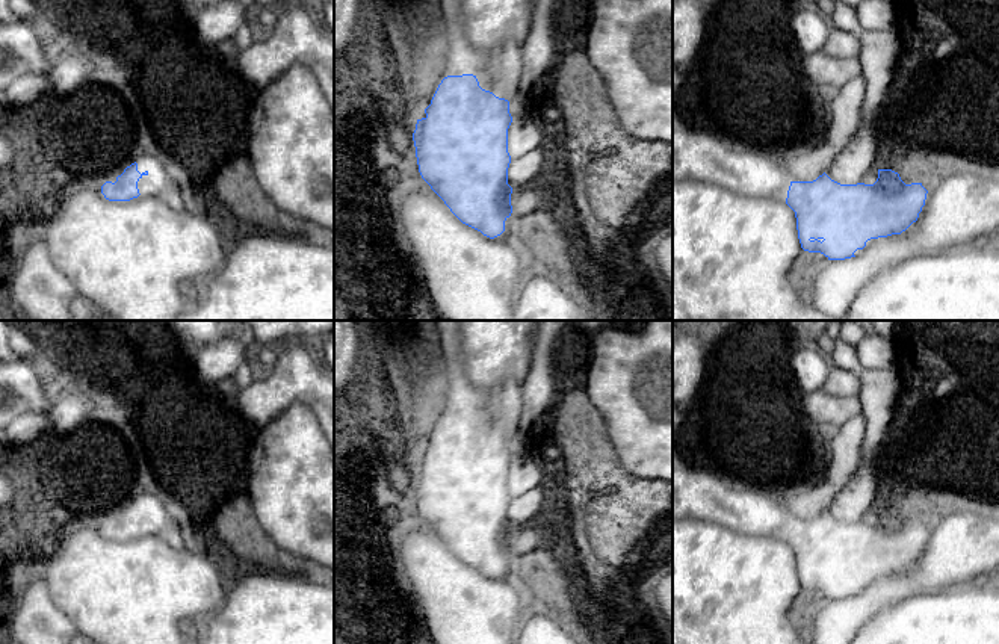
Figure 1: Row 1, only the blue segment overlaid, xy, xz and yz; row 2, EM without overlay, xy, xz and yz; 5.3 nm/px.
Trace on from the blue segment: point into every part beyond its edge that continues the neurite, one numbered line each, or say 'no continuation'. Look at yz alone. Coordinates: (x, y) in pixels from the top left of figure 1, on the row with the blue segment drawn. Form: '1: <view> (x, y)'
1: yz (706, 156)

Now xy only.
1: xy (163, 186)

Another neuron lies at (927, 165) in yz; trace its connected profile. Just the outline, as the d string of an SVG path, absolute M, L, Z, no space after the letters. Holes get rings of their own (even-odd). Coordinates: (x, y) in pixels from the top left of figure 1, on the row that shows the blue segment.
M911 145L896 154L896 165L901 169L899 177L905 184L920 183L928 190L917 221L922 218L937 186L954 174L973 174L999 181L999 163L948 148Z

